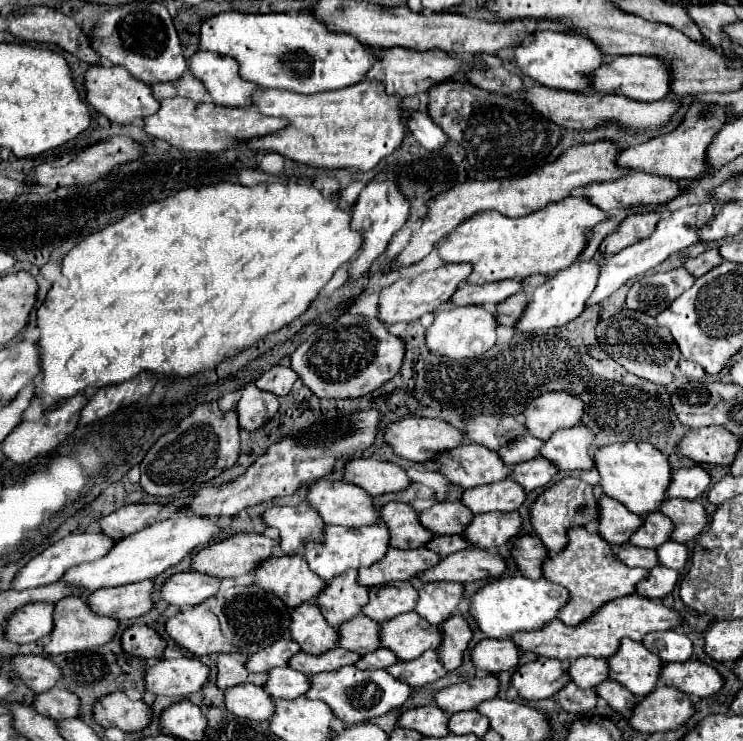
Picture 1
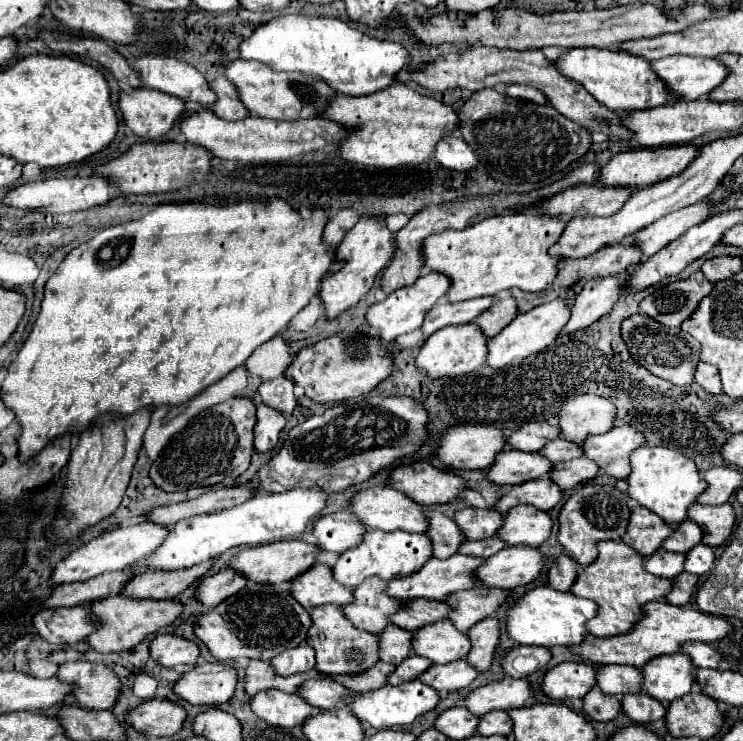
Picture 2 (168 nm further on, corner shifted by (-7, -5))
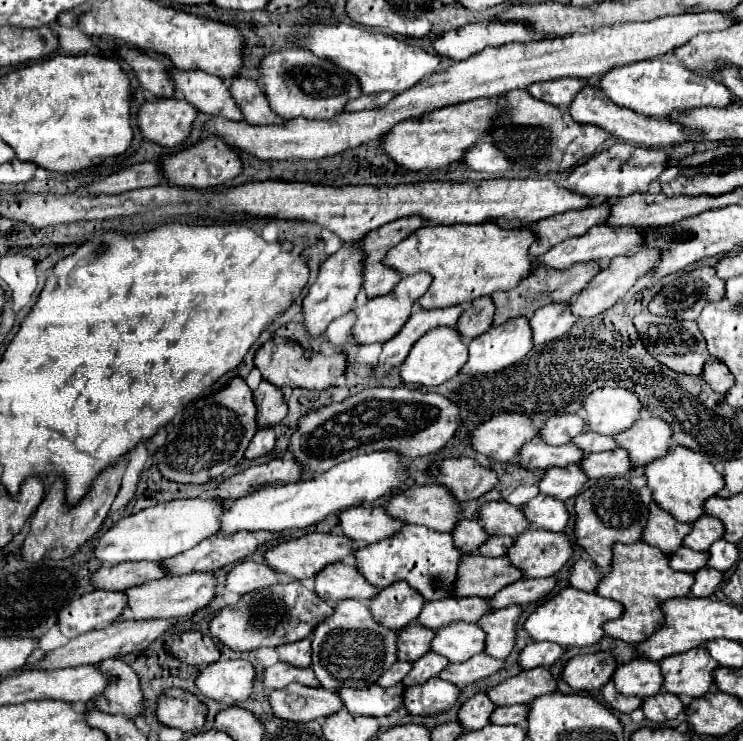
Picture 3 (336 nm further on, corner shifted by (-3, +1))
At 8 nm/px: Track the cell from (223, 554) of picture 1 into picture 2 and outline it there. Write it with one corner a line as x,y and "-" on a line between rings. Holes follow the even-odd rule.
280,540
280,542
272,542
272,544
242,550
230,562
230,566
236,568
238,572
244,572
244,576
248,580
256,580
256,582
264,582
268,585
278,585
290,582
296,576
304,574
308,568
312,568
312,564
316,562
320,552
322,550
316,548
316,544
308,544
308,542
302,542
302,540

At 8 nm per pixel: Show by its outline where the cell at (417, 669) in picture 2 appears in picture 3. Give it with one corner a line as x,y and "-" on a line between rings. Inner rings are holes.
426,652
424,656
420,656
418,660
412,662
412,670
404,676
404,684
406,686
414,686
414,684
422,684
432,676
438,676
440,670
444,670
444,666
448,664
448,660
436,652

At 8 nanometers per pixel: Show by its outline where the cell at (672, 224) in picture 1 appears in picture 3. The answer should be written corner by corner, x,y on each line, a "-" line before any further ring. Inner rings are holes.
552,302
538,308
530,318
534,344
540,346
558,338
560,334
566,334
578,322
578,318
580,316
572,312
570,302

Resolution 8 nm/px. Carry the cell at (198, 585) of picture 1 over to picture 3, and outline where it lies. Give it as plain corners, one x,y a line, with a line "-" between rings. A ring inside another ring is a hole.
242,560
226,574
224,588
236,594
246,594
264,586
272,586
276,582
278,576
274,570
270,570
270,566
252,560

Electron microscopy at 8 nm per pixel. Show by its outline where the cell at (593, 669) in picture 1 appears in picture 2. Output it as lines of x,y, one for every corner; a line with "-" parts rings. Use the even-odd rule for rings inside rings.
608,664
600,666
596,674
598,686
602,692
612,694
612,696
626,696
626,694
640,694
642,692
642,670
632,668
632,666
618,666
618,664

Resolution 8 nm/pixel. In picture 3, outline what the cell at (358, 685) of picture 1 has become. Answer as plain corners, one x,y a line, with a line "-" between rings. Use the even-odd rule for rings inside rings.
430,678
420,686
408,686
402,694
402,706
412,716
432,716
450,710
460,696
460,688
440,678

